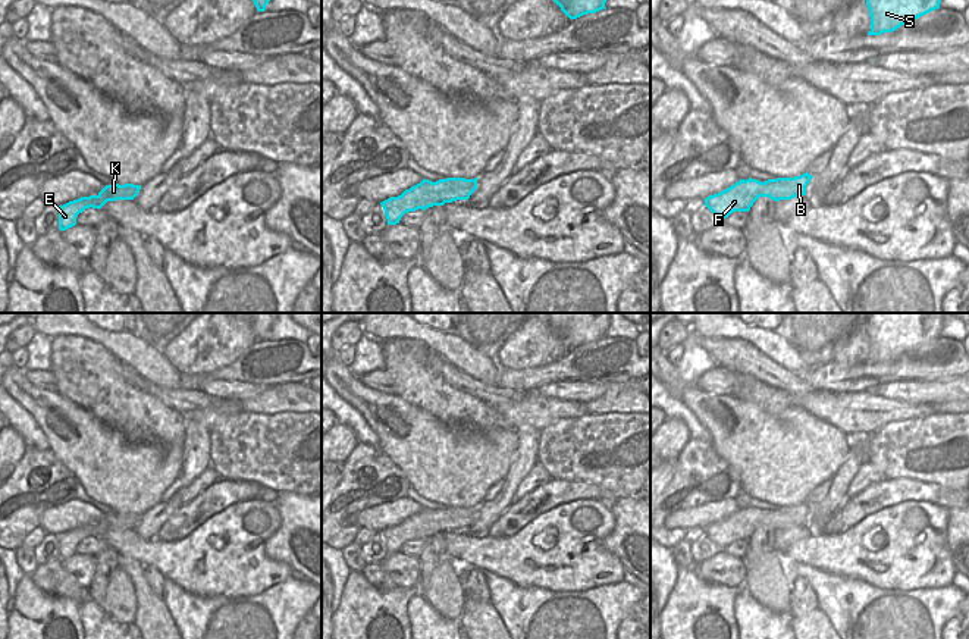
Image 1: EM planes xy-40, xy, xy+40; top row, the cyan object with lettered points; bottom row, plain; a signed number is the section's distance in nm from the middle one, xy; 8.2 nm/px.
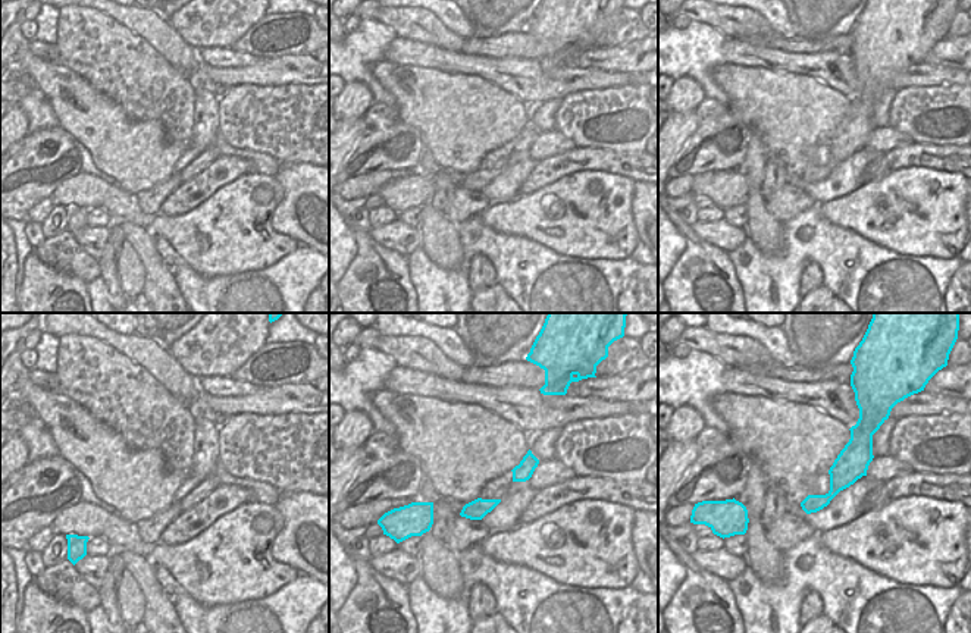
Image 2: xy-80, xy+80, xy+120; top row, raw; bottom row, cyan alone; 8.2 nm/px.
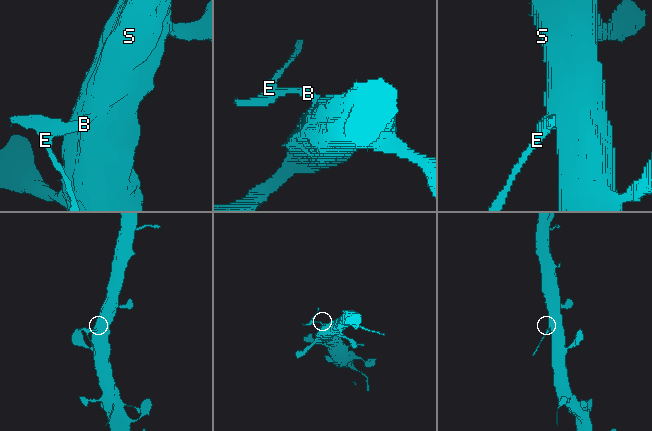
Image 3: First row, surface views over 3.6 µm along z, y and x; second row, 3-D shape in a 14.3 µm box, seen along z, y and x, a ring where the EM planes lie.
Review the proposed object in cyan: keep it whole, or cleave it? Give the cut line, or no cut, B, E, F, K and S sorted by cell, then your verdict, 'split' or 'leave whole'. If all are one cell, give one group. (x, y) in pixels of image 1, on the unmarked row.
cut in xy along (408, 519), (416, 525), (429, 525), (435, 533); B K S / E F; split

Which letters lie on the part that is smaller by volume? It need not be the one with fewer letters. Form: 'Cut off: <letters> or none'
Cut off: E, F

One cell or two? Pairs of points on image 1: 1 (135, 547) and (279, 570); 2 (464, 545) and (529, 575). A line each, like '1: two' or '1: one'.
1: one
2: one

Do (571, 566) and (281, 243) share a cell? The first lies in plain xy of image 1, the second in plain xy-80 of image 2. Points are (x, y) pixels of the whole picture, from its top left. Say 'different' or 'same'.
same

